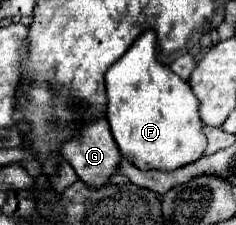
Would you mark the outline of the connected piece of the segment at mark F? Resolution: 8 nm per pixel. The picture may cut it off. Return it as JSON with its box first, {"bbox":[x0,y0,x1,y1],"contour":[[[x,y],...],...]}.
{"bbox":[106,30,206,170],"contour":[[[152,30],[144,32],[128,52],[110,66],[106,72],[106,94],[108,94],[108,124],[112,128],[112,136],[122,152],[122,156],[140,170],[176,170],[190,162],[196,162],[206,150],[204,124],[198,116],[198,98],[192,94],[190,86],[172,74],[168,66],[160,64],[156,58],[156,34]]]}

